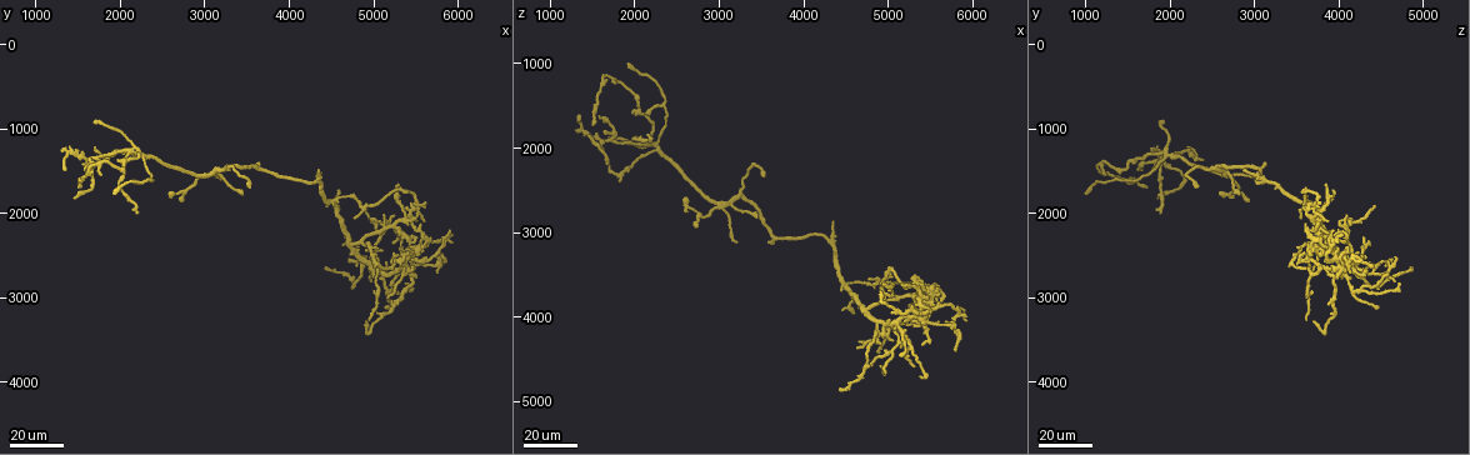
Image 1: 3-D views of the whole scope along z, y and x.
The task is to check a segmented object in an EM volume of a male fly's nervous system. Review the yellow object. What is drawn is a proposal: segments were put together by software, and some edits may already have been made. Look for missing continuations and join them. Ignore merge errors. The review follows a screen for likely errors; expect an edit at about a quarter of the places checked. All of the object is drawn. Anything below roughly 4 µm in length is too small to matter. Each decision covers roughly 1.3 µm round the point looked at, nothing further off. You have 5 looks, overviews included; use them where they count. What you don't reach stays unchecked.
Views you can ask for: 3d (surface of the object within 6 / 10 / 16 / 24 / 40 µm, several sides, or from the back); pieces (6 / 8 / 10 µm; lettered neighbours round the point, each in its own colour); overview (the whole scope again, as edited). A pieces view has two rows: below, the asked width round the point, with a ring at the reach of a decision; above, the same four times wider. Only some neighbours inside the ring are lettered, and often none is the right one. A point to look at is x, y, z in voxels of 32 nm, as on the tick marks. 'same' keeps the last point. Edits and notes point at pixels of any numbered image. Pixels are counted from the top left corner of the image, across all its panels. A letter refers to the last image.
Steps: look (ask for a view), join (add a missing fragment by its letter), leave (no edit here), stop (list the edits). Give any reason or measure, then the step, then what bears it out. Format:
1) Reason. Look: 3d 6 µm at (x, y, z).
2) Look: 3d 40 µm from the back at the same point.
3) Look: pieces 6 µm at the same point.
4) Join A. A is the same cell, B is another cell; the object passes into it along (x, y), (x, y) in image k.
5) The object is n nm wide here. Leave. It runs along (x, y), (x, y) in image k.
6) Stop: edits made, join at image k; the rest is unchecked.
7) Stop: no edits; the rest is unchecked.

An open end. Look: 3d 24 µm at (5000, 2750, 4000).

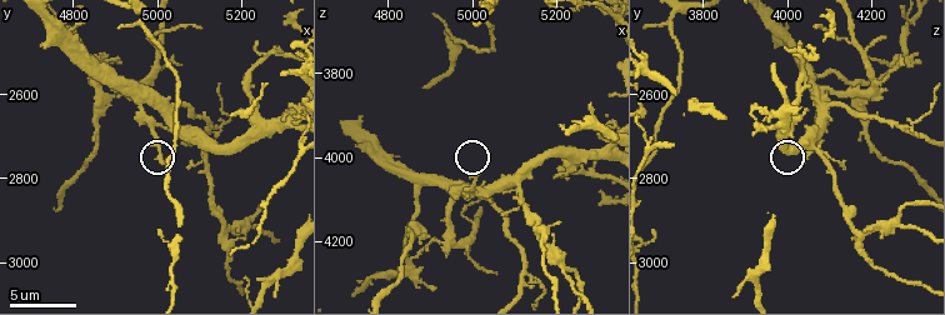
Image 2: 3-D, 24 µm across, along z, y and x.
Look: pieces 8 µm at (5015, 2760, 4035).

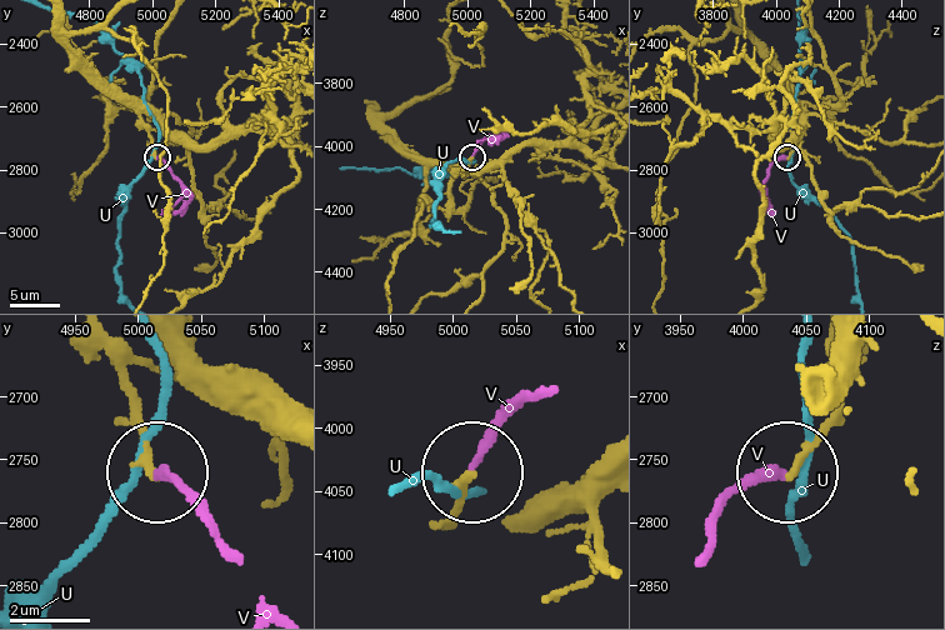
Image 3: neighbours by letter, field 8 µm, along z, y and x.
The object is 180 nm wide here. Join V. V is the same cell, U is another cell; the object passes into it along (145, 130), (153, 151), (183, 188), (180, 200), (160, 214) in image 3; the neuron continues.

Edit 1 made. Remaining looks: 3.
Look: overview.

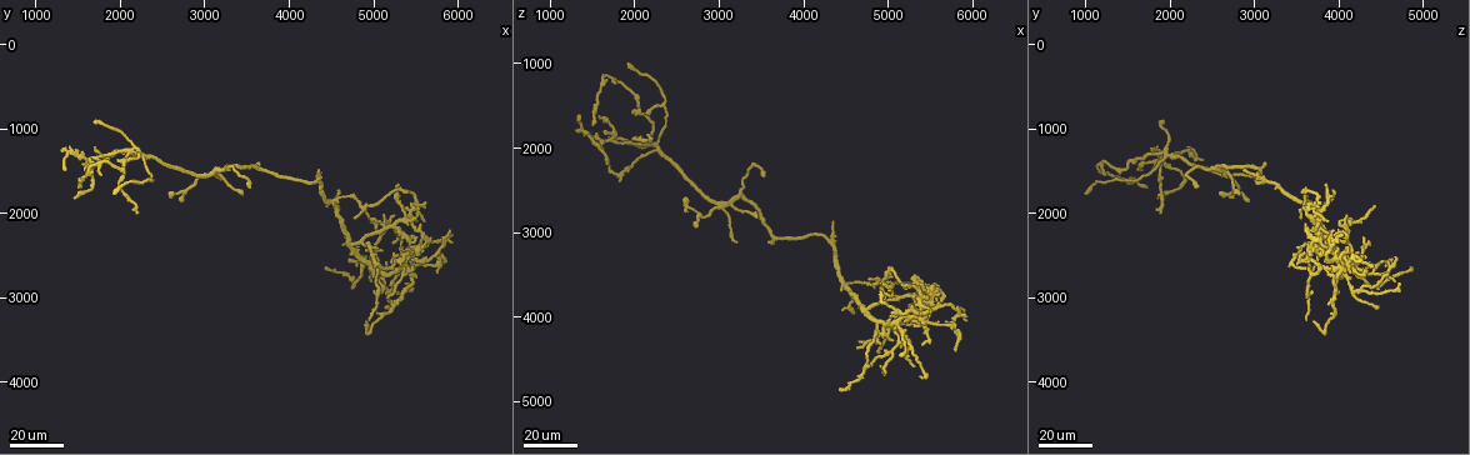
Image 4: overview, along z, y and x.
An open end. Look: 3d 40 µm at (4350, 1500, 2850).

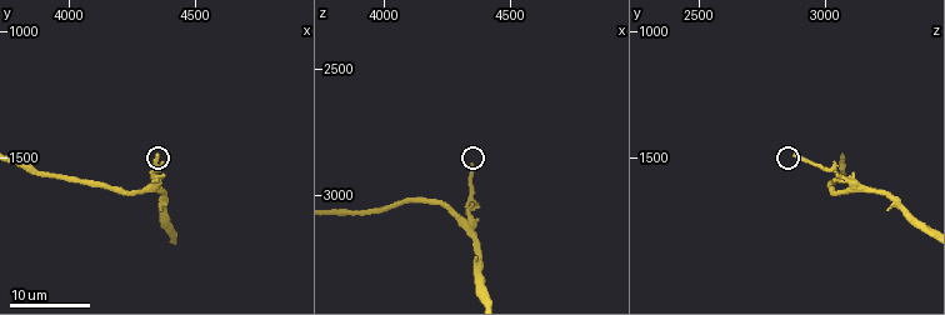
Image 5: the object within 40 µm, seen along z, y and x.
Look: pieces 10 µm at (4350, 1490, 2880).

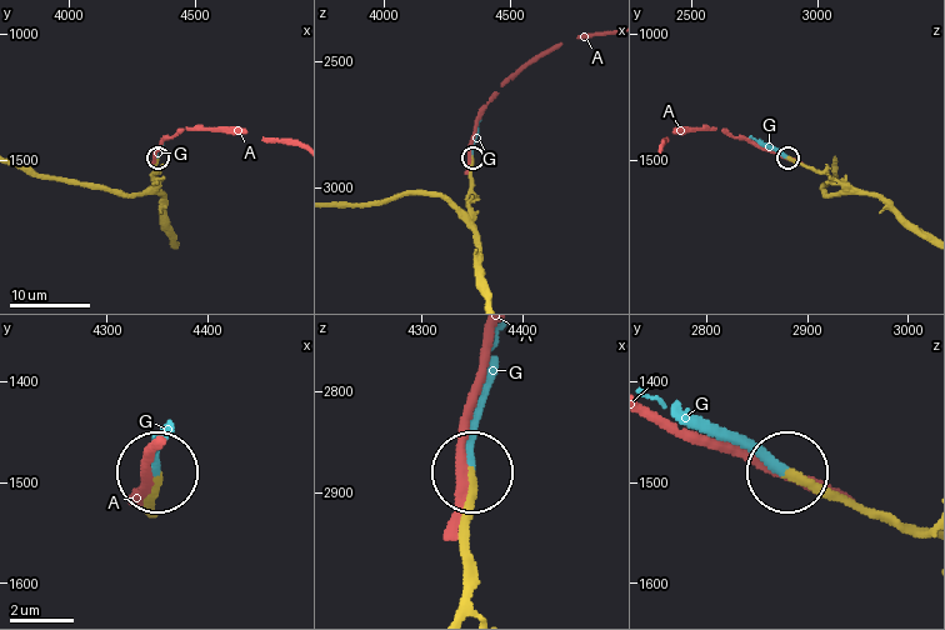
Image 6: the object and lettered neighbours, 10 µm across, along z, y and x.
The object is 230 nm wide here. Join G. G is the same cell, A is another cell; the object passes into it along (809, 169), (749, 138) in image 6; it goes on there.

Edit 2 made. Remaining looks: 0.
Stop: edits made, join at image 3, join at image 6; the rest is unchecked.

